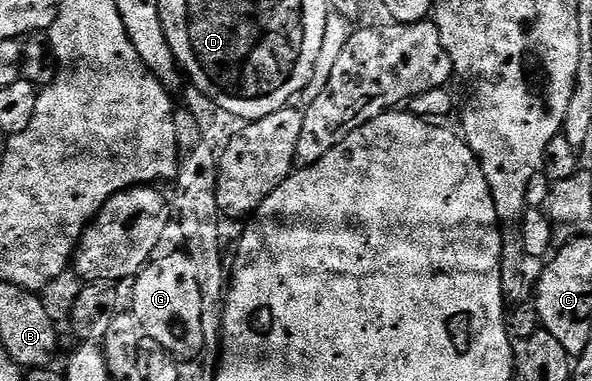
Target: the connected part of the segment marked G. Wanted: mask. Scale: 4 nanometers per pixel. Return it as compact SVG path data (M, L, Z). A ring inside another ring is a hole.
M183 251L162 256L153 259L135 277L136 289L132 292L130 312L139 321L143 335L147 339L149 336L157 349L163 349L180 360L196 360L203 350L202 295L198 288L197 271L191 258Z

